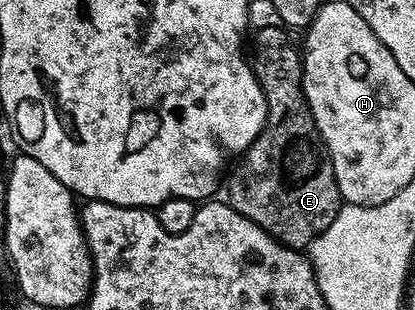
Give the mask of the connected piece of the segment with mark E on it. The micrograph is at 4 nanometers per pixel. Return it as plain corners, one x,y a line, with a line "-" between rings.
264,27
253,34
252,68
266,96
266,125
258,138
246,148
241,158
242,170
232,174
227,185
225,182
224,193
226,189
228,204
236,212
272,234
283,245
306,247
325,231
332,219
336,219
344,202
338,190
330,153
318,133
306,104
306,96
302,93
302,58
295,42
294,45
290,42
289,35
285,28
276,27

